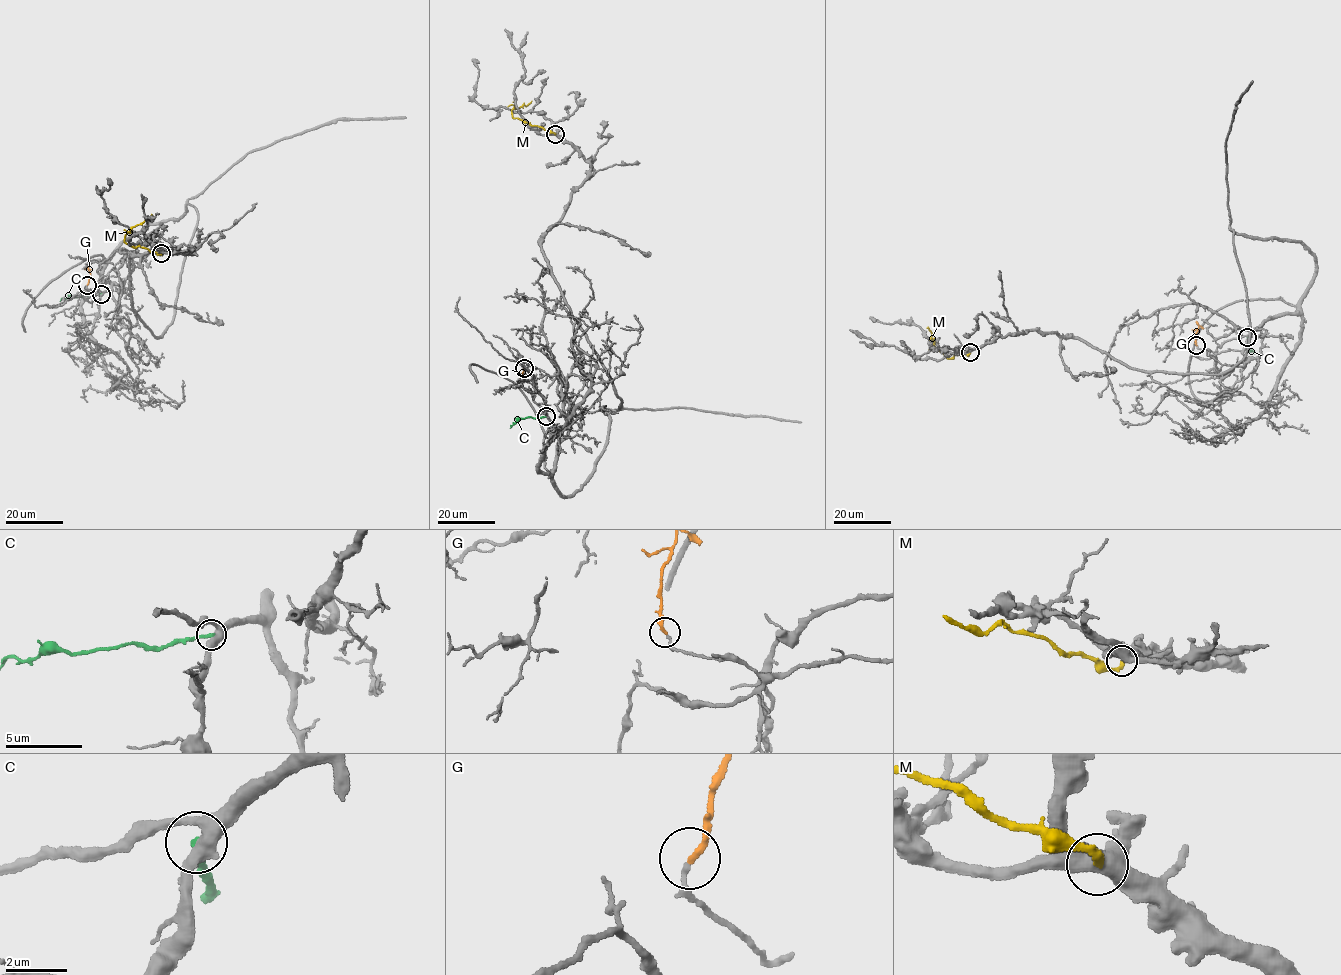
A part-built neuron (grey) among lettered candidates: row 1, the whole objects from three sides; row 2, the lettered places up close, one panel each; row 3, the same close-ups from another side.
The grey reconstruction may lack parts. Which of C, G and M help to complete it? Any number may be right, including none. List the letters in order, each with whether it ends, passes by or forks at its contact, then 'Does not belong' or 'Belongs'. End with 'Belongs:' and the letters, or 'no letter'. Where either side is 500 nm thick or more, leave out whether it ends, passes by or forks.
C: It ends there. Does not belong
G: It ends there. Belongs
M: Does not belong
Belongs: G

